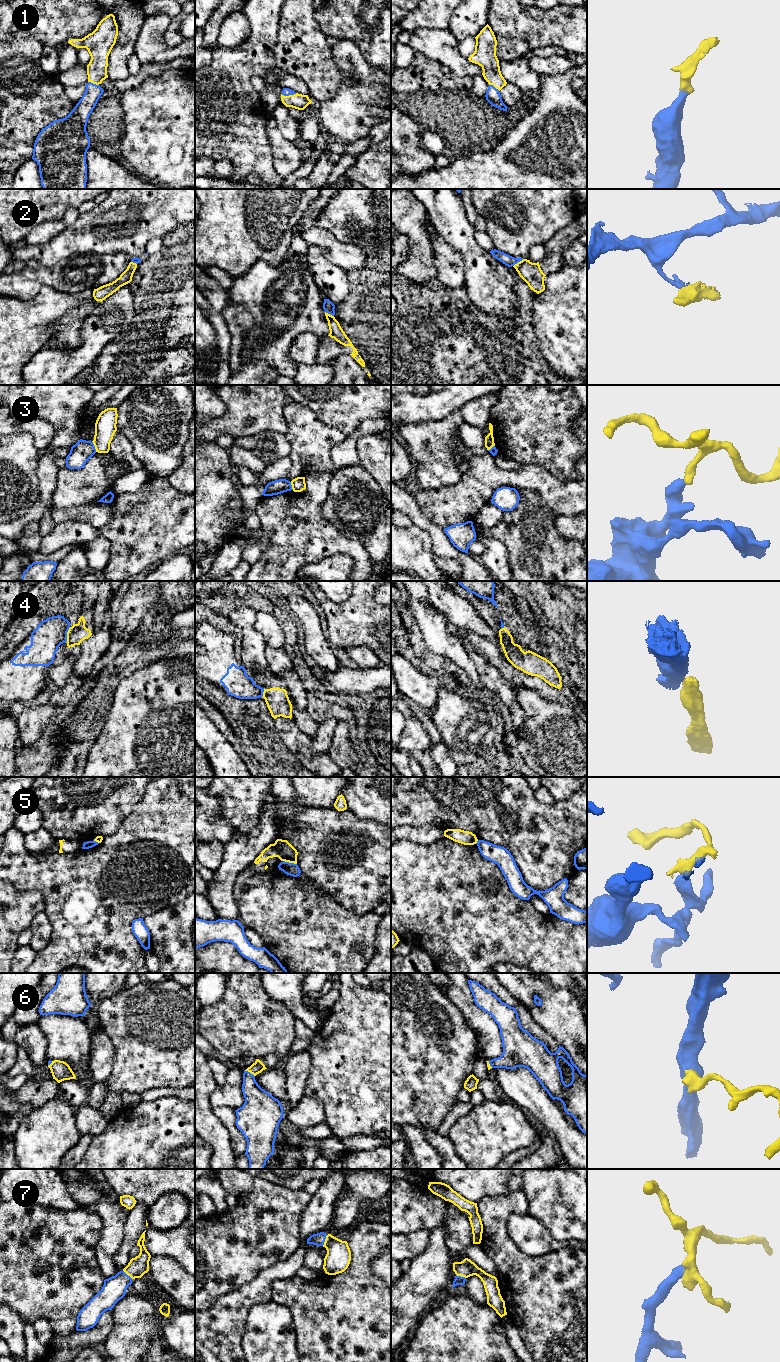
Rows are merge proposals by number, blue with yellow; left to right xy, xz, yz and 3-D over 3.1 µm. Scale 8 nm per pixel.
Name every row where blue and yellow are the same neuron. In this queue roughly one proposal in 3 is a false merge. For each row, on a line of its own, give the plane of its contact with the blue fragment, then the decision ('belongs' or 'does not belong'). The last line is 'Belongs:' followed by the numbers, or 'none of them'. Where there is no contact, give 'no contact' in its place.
1: meets blue in xz; belongs
2: meets blue in yz; does not belong
3: meets blue in xy; does not belong
4: meets blue in xy; does not belong
5: meets blue in xz; does not belong
6: meets blue in xz; belongs
7: meets blue in xz; belongs
Belongs: 1, 6, 7

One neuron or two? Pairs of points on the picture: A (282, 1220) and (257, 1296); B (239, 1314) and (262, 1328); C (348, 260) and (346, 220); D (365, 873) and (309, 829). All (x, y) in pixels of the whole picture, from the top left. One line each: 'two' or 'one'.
A: two
B: two
C: two
D: one

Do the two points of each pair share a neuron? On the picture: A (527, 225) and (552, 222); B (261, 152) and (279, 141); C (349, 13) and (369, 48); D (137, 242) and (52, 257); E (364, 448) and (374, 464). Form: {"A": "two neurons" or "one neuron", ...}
{"A": "one neuron", "B": "two neurons", "C": "one neuron", "D": "one neuron", "E": "one neuron"}

